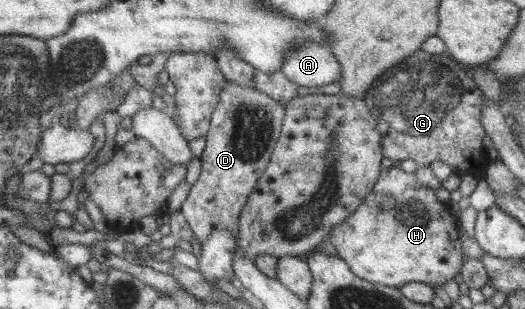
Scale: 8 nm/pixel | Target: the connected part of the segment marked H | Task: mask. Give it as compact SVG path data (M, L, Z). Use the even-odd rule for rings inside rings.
M394 166L382 168L372 192L365 195L361 205L350 213L343 223L330 229L329 243L336 249L336 255L347 263L357 277L387 287L399 288L409 282L419 282L432 287L442 286L459 273L462 265L463 250L460 235L455 217L449 212L448 204L437 200L435 190L420 185L413 172L408 173ZM379 195L389 195L393 205L381 209L373 201Z

